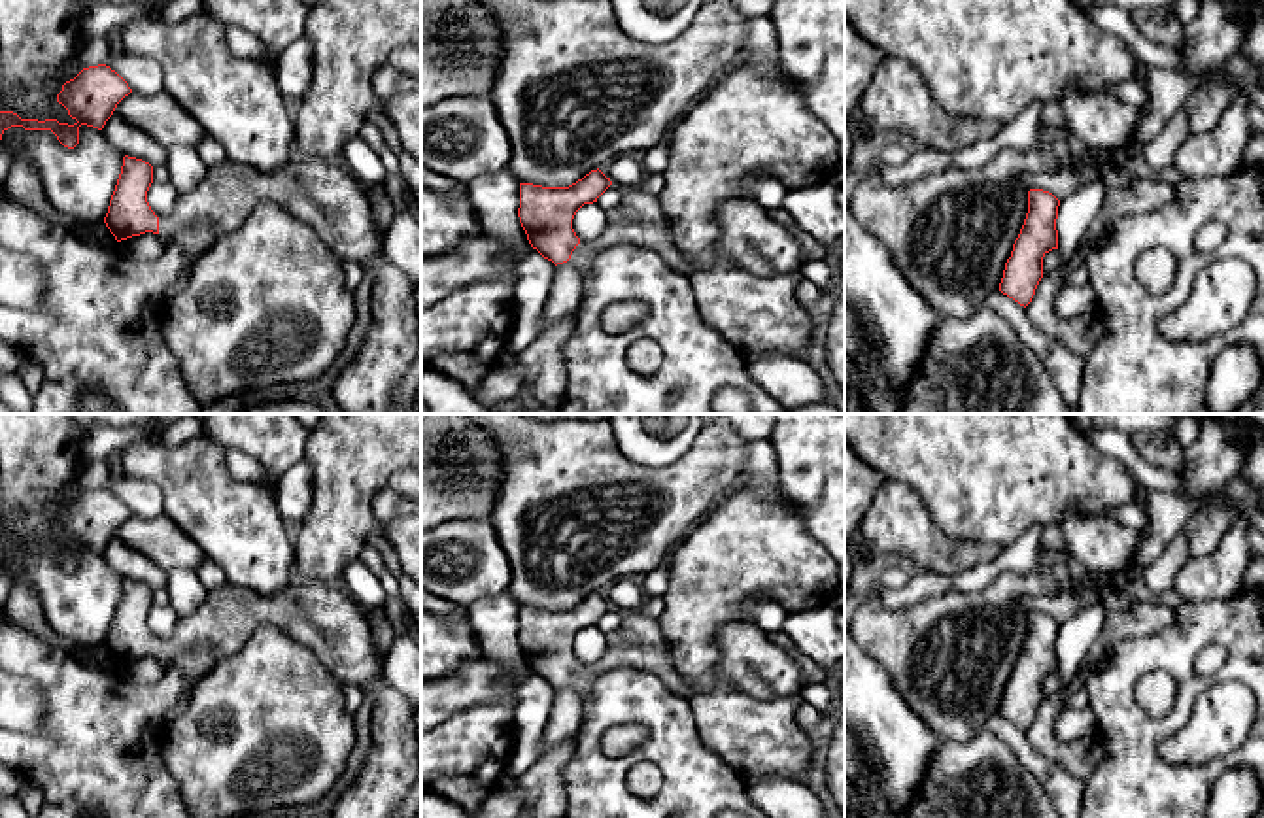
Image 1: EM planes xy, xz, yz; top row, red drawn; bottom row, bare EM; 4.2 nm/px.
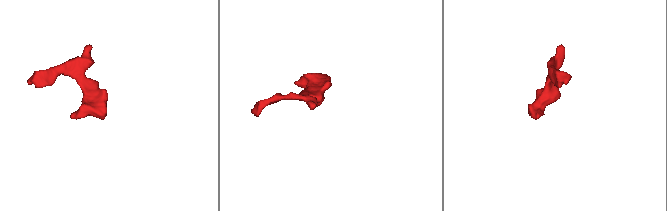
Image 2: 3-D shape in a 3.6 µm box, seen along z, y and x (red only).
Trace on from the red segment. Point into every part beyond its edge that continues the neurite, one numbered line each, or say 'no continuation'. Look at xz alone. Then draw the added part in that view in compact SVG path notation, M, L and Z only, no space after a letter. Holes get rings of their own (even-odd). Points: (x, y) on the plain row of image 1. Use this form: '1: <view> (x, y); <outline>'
1: xz (639, 643); M625 610L622 614L620 627L606 635L606 648L601 659L591 665L580 665L569 686L586 701L599 676L616 669L633 669L658 676L669 691L690 699L697 690L675 671L658 620L641 610Z

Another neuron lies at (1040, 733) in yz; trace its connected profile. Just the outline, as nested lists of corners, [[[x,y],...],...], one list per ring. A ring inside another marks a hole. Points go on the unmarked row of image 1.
[[[1092,665],[1077,671],[1066,690],[1056,691],[1052,697],[1043,699],[1032,725],[1026,729],[1030,744],[1043,756],[1060,765],[1071,776],[1086,782],[1103,758],[1102,731],[1096,727],[1090,735],[1073,742],[1062,742],[1054,735],[1054,722],[1068,707],[1077,690],[1086,688],[1092,674]]]

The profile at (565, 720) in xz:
[[[567,684],[555,690],[550,722],[544,729],[542,754],[561,741],[576,737],[582,727],[584,699]]]

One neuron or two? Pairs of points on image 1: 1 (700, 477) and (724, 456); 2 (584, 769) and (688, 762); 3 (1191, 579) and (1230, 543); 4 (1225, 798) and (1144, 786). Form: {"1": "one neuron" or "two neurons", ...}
{"1": "one neuron", "2": "one neuron", "3": "one neuron", "4": "two neurons"}

